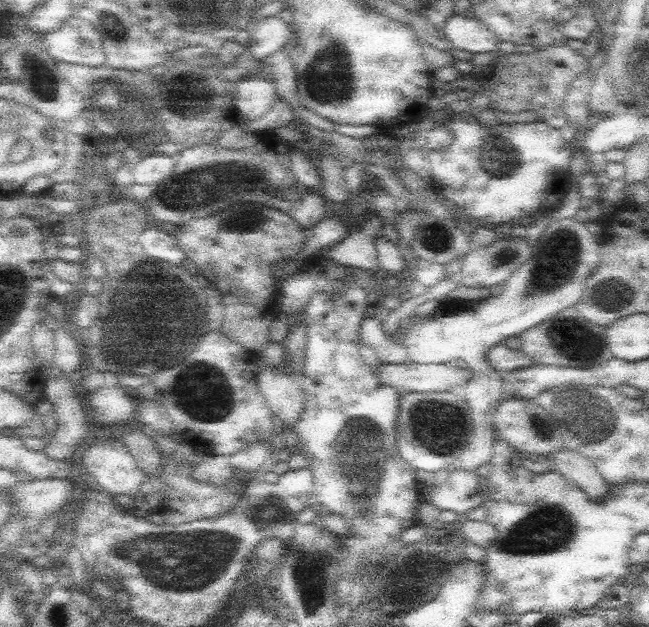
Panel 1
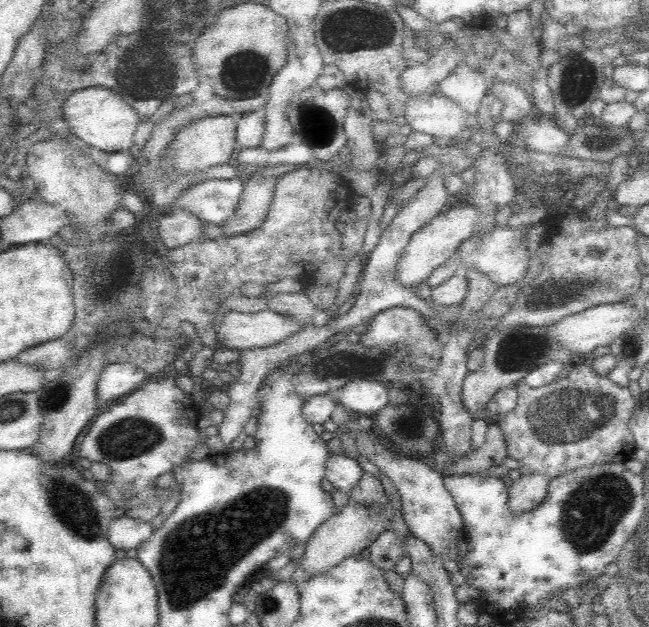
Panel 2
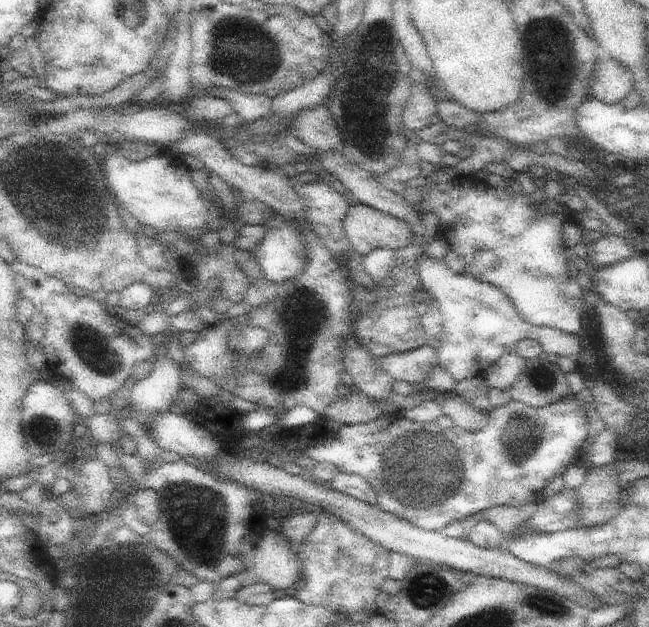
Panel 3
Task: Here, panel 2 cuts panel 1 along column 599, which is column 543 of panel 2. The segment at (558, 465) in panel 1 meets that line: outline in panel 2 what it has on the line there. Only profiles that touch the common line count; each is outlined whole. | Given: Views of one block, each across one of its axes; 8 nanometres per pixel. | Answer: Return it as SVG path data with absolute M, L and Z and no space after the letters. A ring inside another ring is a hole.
M540 472L522 474L510 486L510 500L508 500L510 512L520 514L520 512L530 512L538 508L546 500L548 484L550 484L550 478L546 474L540 474Z

